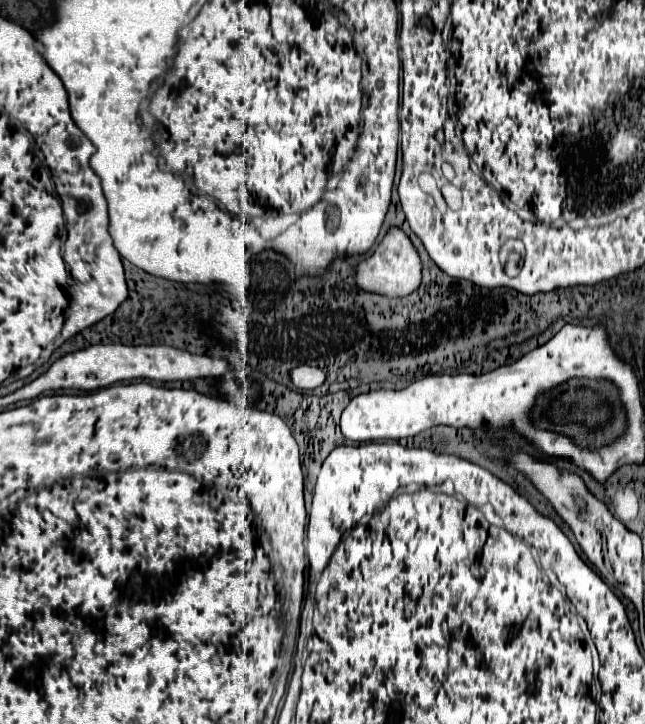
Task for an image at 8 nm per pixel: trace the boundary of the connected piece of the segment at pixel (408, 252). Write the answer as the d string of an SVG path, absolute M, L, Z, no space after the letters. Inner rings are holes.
M390 227L374 253L356 265L354 277L362 291L378 293L384 297L406 297L418 291L422 285L422 259L410 237L400 227Z

